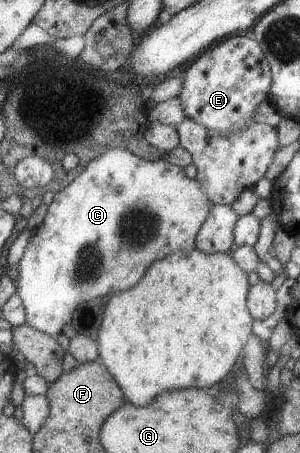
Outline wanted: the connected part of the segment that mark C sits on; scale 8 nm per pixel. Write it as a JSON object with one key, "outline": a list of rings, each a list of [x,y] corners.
{"outline":[[[114,148],[112,151],[106,151],[98,159],[94,159],[92,163],[80,173],[74,181],[70,183],[65,189],[62,189],[49,205],[49,210],[43,224],[36,230],[32,239],[26,249],[26,253],[19,264],[19,277],[17,282],[17,293],[22,297],[25,304],[25,309],[28,315],[28,322],[31,327],[48,333],[52,336],[57,336],[62,333],[62,329],[66,325],[71,324],[72,315],[78,309],[80,303],[90,301],[96,297],[103,297],[109,294],[119,294],[120,292],[129,291],[132,287],[136,287],[141,283],[142,277],[146,275],[146,271],[158,260],[165,259],[168,255],[174,254],[176,251],[193,251],[197,248],[198,231],[202,229],[202,225],[210,215],[210,207],[213,203],[208,199],[206,189],[202,187],[202,183],[198,183],[198,179],[190,179],[186,175],[186,171],[178,165],[172,165],[164,159],[157,161],[146,161],[138,155],[134,155],[132,151],[123,148]]]}

